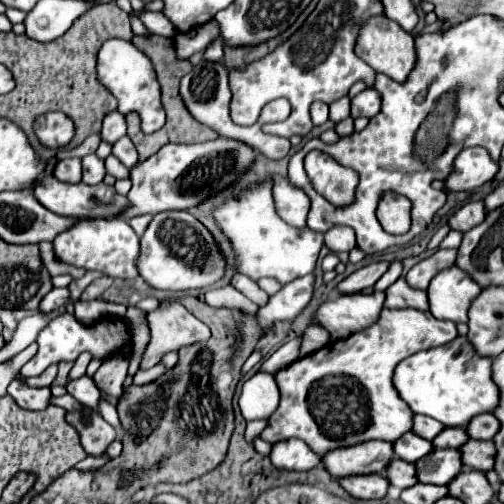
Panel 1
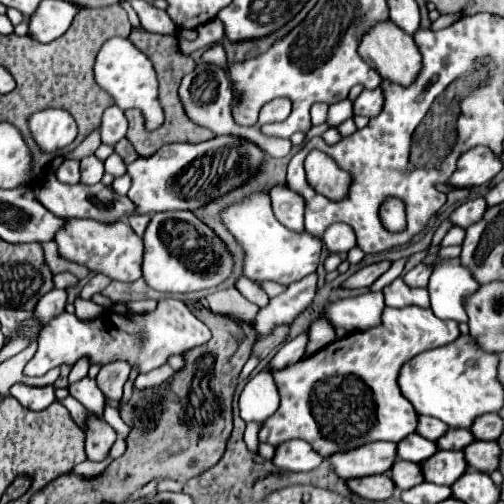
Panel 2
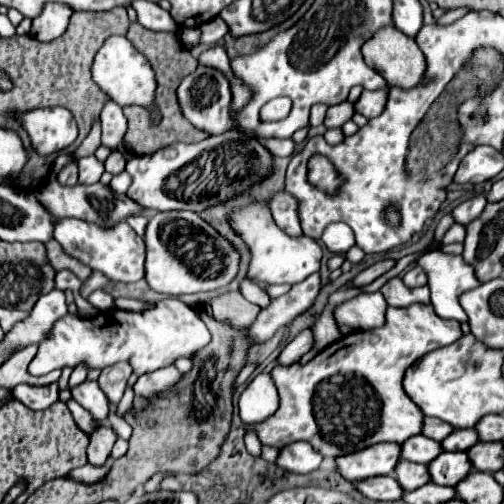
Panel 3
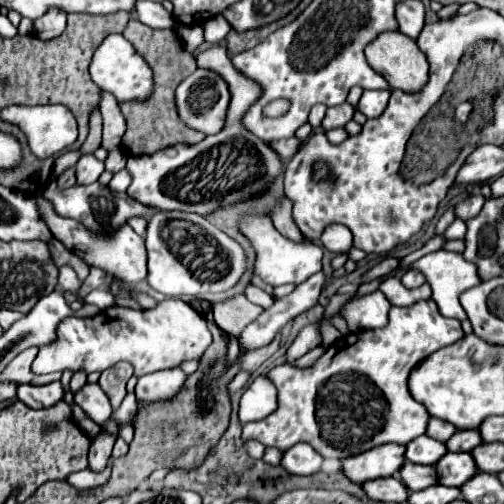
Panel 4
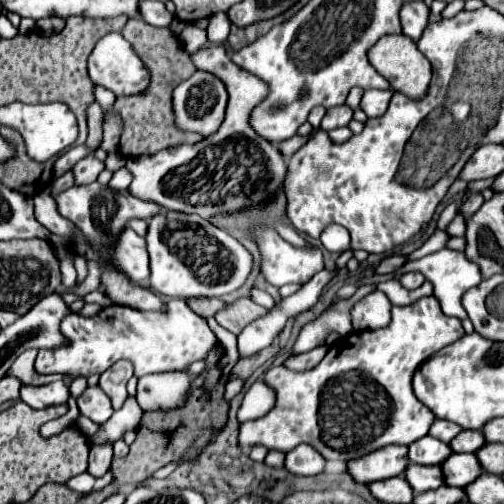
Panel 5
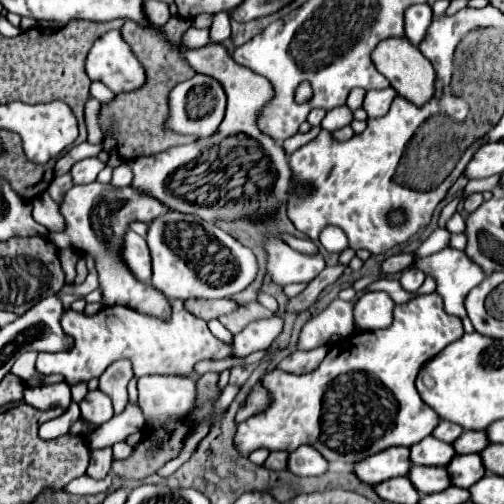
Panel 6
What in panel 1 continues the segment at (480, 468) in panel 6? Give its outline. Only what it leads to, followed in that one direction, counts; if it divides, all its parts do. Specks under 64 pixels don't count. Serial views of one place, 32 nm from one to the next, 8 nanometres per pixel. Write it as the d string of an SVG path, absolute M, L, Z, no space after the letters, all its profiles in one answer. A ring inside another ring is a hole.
M434 450L416 462L418 480L438 486L448 486L462 470L460 450Z

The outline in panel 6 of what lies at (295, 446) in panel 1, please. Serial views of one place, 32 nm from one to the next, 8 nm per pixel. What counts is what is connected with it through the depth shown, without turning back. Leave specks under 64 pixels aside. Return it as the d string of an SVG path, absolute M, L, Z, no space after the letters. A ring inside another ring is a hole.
M302 446L290 452L288 470L296 476L322 476L328 472L328 462L312 446Z

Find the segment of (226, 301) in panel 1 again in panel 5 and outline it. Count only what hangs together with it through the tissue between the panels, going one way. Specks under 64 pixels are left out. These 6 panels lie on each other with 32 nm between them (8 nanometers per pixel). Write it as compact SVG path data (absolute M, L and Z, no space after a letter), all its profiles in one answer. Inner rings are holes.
M238 300L234 304L230 304L228 310L222 310L216 314L216 320L226 328L230 330L232 334L240 334L244 330L246 324L250 324L252 320L256 320L258 316L264 316L266 308L254 304L252 300Z

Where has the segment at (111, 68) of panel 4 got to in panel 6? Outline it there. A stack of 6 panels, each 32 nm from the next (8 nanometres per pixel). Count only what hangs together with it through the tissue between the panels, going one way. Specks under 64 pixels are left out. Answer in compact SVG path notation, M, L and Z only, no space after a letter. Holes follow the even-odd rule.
M108 30L92 44L92 48L86 56L86 74L90 76L90 80L104 82L114 94L130 92L132 88L138 88L144 84L144 70L142 70L140 62L136 60L136 56L132 54L130 46L122 40L120 30Z

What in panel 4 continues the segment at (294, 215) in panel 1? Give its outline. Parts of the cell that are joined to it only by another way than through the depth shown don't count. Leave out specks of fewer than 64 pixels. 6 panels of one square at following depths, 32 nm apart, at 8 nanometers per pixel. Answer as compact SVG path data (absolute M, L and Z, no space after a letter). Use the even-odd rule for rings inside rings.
M286 198L282 202L280 208L276 208L274 212L274 224L276 224L276 230L282 234L282 236L288 236L288 240L296 240L296 244L304 242L302 238L302 232L296 228L296 224L292 222L292 216L290 216L290 200Z

